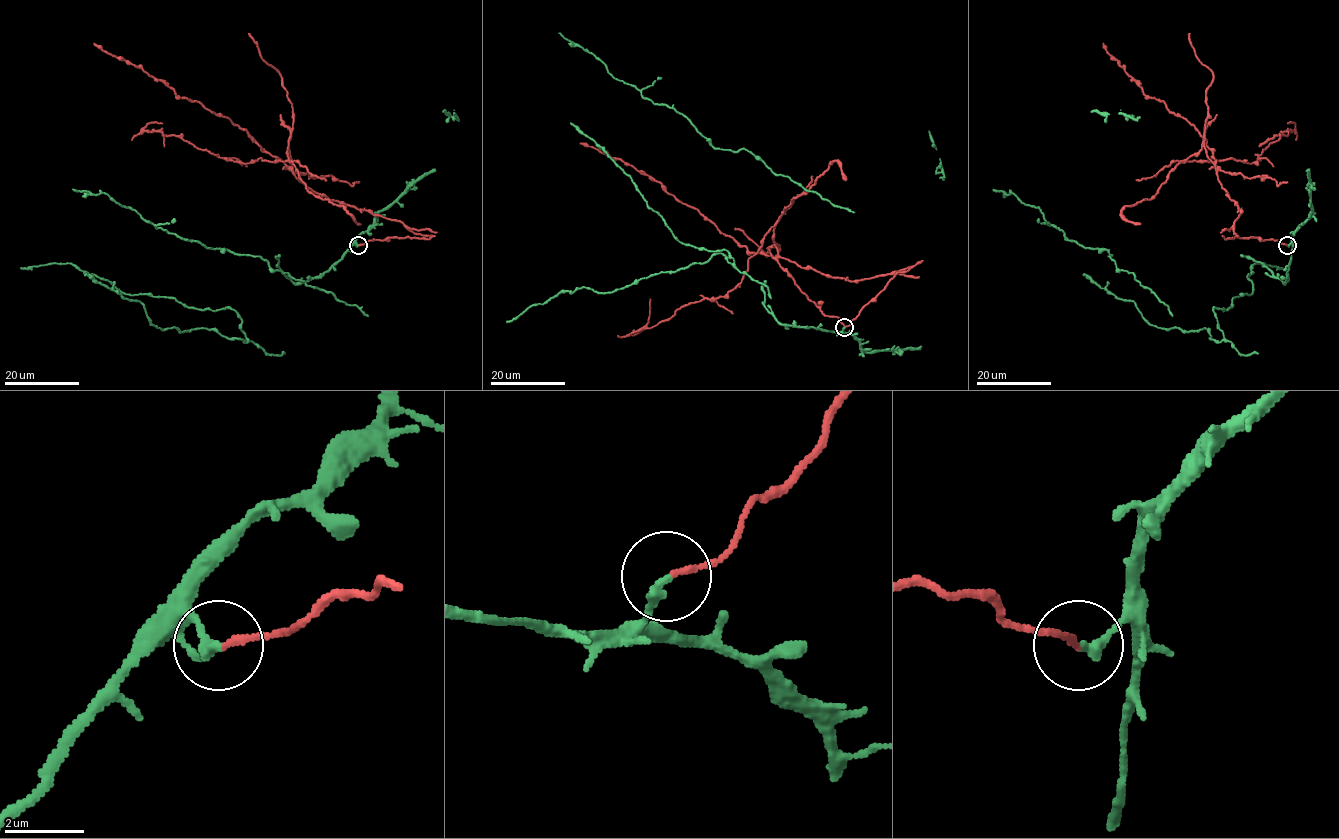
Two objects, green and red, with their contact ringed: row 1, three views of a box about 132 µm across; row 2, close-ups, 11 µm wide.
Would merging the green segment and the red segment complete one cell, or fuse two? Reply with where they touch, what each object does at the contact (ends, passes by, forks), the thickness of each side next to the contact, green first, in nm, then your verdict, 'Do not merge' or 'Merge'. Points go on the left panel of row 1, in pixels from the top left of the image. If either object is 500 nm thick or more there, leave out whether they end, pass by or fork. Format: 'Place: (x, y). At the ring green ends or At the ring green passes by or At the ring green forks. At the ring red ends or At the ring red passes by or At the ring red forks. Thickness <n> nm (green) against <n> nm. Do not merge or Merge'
Place: (358, 245). At the ring green ends. At the ring red ends. Thickness 280 nm (green) against 150 nm. Do not merge

